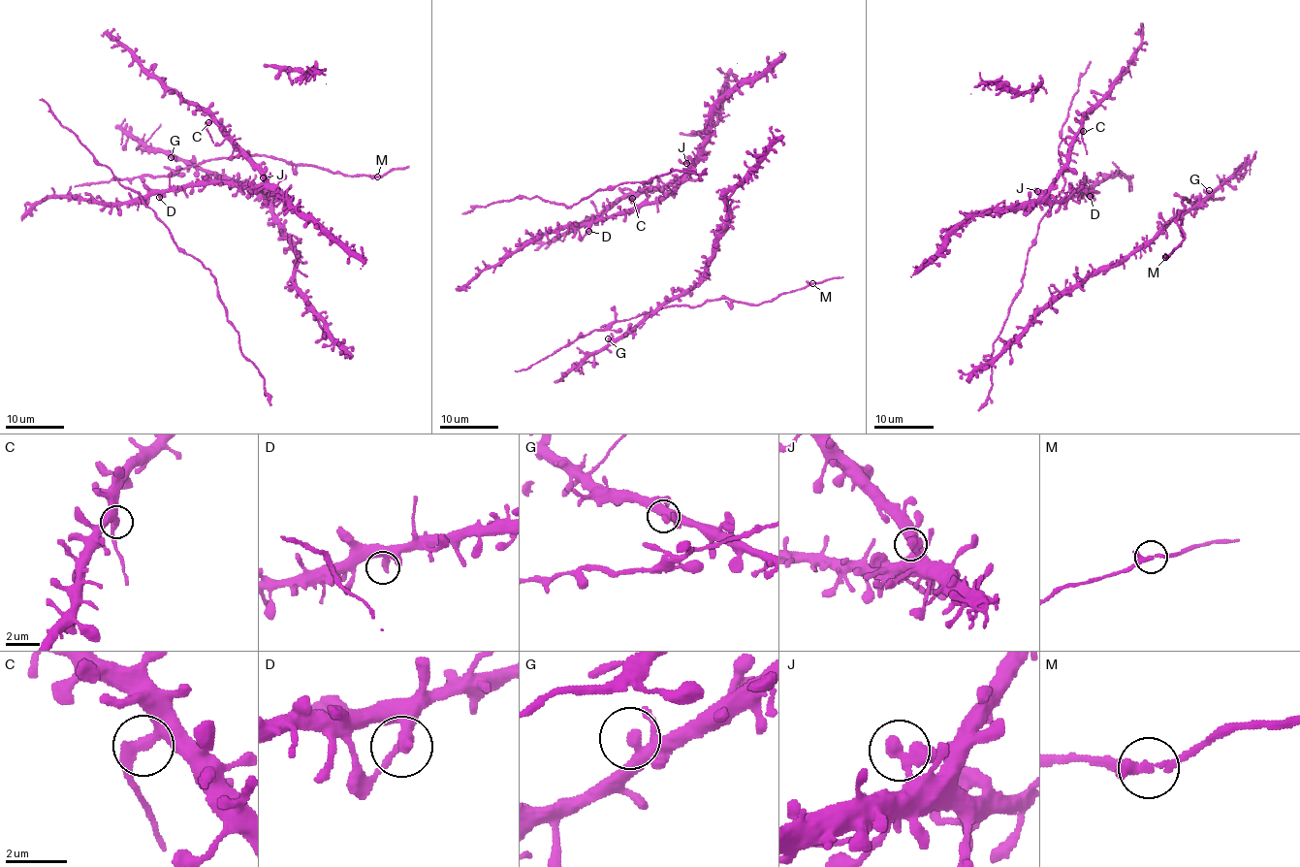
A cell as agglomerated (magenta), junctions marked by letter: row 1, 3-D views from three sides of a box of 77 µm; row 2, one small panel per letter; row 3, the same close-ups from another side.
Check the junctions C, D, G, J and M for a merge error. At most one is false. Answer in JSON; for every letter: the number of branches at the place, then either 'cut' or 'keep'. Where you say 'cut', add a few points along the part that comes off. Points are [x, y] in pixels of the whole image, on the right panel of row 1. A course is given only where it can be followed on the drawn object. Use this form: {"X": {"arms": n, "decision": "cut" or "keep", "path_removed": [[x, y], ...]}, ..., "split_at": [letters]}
{"C": {"arms": 2, "decision": "cut", "path_removed": [[1083, 131], [1081, 139], [1087, 153]]}, "D": {"arms": 2, "decision": "keep"}, "G": {"arms": 2, "decision": "keep"}, "J": {"arms": 2, "decision": "keep"}, "M": {"arms": 2, "decision": "keep"}, "split_at": ["C"]}

